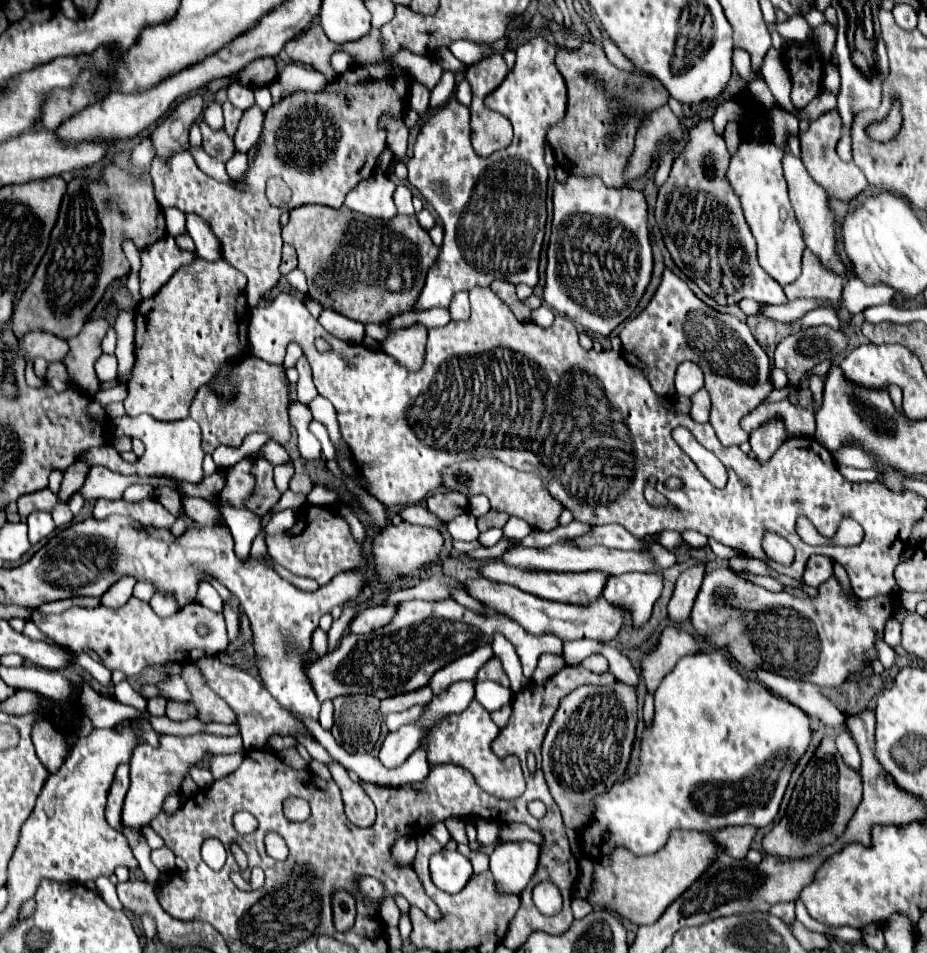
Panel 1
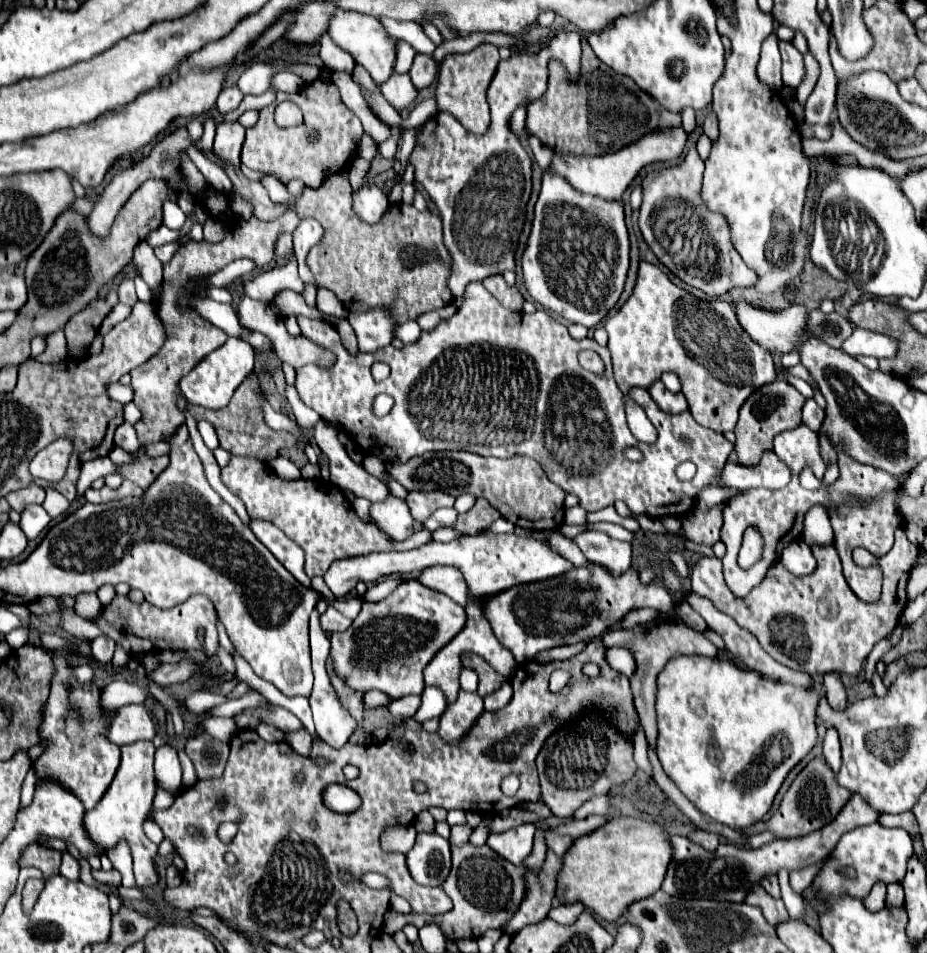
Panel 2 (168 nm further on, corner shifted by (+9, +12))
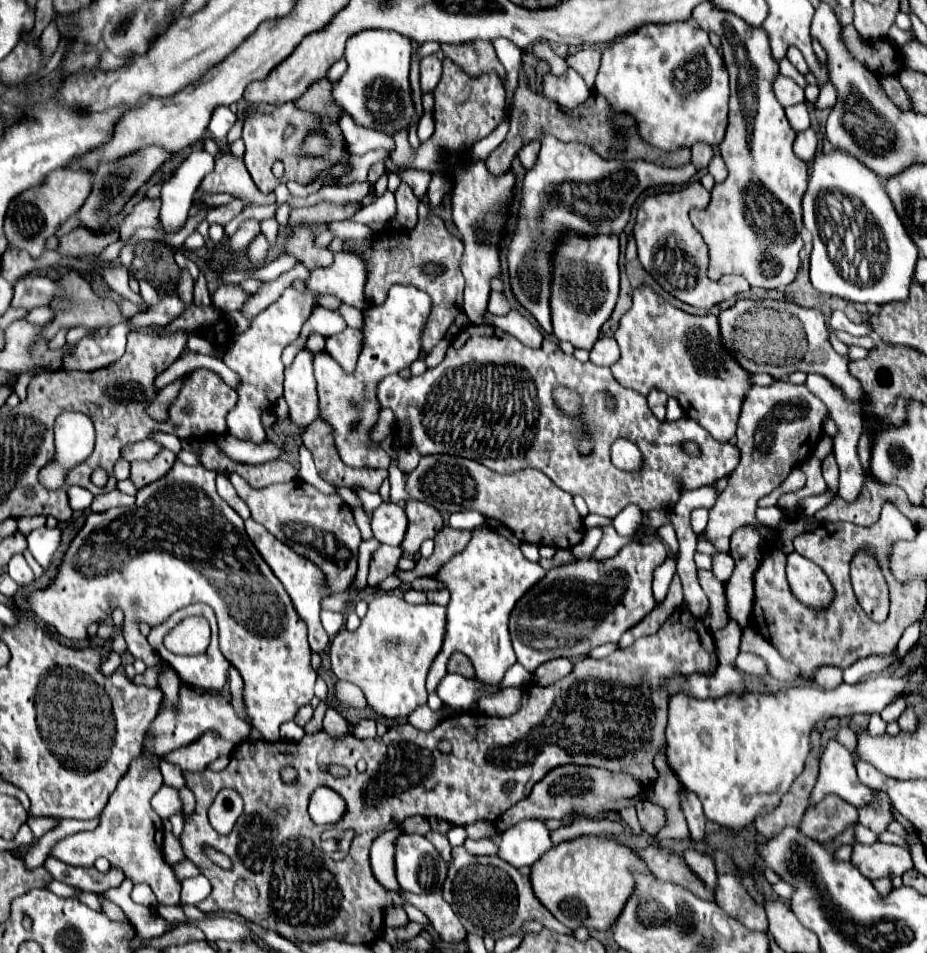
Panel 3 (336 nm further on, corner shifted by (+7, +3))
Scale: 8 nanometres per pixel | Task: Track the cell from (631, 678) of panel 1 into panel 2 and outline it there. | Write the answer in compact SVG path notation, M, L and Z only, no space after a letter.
M638 724L638 730L634 734L634 760L636 760L638 768L642 768L646 774L652 774L646 752L648 752L648 744L646 744L646 736L644 736L644 728Z

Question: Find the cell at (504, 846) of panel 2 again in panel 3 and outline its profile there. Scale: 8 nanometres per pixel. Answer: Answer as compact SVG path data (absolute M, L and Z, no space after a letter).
M524 819L502 833L498 855L512 867L520 869L534 865L550 847L550 829L544 821Z

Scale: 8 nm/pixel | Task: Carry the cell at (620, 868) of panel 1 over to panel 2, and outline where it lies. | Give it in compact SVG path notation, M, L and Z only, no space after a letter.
M614 816L592 834L574 840L564 854L556 892L564 896L564 904L580 900L604 920L614 922L626 914L626 908L630 908L634 900L644 900L644 896L652 896L660 890L672 852L674 850L670 848L670 840L660 822L634 816Z

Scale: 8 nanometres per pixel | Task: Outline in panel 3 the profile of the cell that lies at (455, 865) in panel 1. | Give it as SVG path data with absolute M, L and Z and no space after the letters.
M400 833L396 845L396 879L404 891L410 893L438 893L442 891L448 865L432 843L422 835Z

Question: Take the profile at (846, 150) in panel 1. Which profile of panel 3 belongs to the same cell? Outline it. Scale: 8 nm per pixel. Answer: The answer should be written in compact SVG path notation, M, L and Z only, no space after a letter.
M806 129L806 131L798 133L798 137L794 141L794 153L798 159L810 163L814 159L816 145L818 145L818 137L816 137L814 129Z

